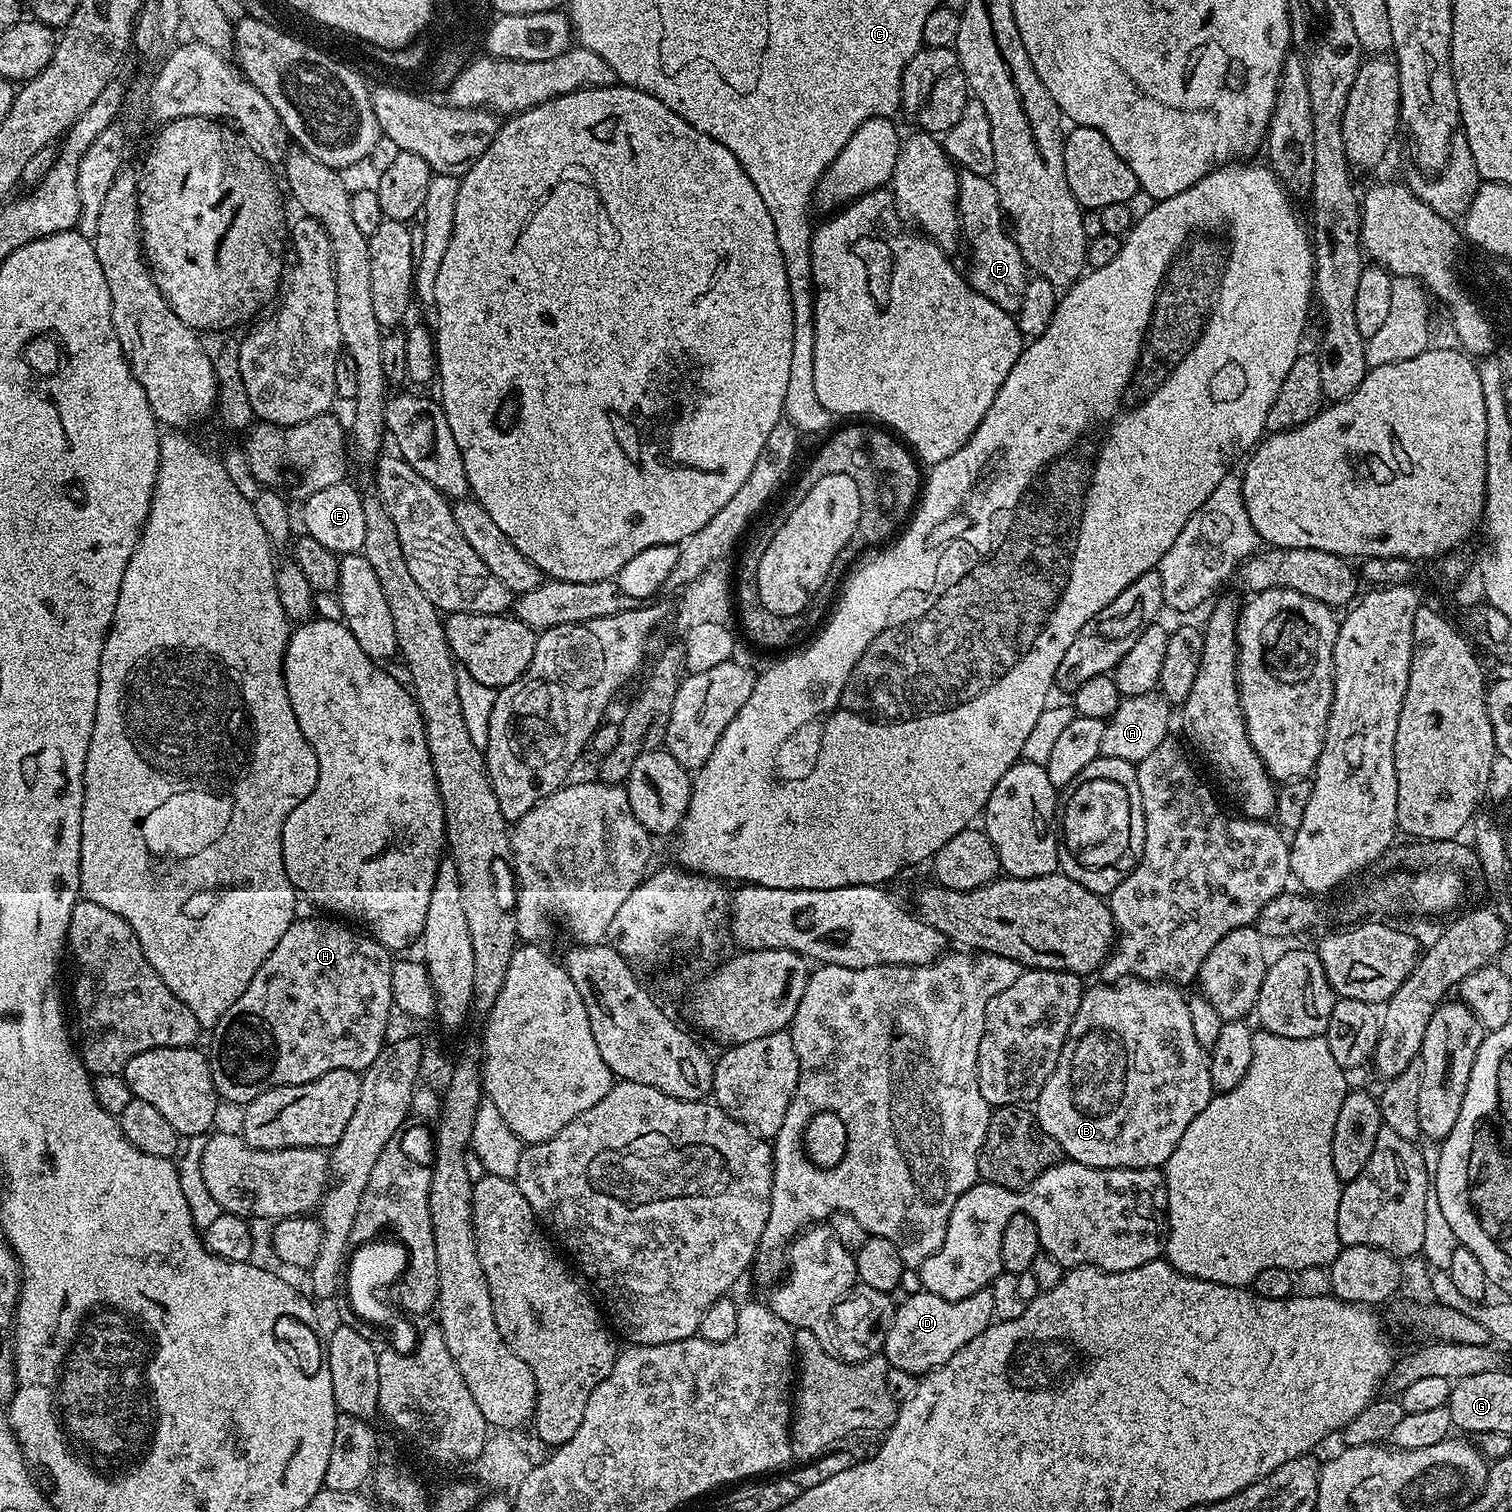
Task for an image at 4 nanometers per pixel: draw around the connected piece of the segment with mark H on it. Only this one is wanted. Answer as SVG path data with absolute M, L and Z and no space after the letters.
M320 915L321 917L303 916L293 920L286 930L286 934L282 934L282 938L278 938L278 946L274 946L274 950L270 950L270 958L266 958L266 962L262 962L262 966L258 966L258 974L254 974L254 978L250 978L250 986L246 986L242 998L238 998L238 1002L234 1002L234 1006L230 1006L230 1010L226 1010L226 1014L222 1014L222 1018L218 1018L216 1025L210 1029L212 1077L217 1097L221 1101L229 1100L232 1104L246 1106L251 1100L258 1098L258 1094L262 1094L266 1090L278 1086L305 1084L314 1078L322 1078L322 1074L326 1074L330 1070L350 1070L364 1073L370 1064L378 1058L379 1052L385 1048L386 1041L389 1039L388 1019L391 1018L392 1012L394 1013L392 999L393 953L389 949L383 948L371 934L365 934L363 931L355 932L354 929L347 928L347 926L352 927L347 923L325 918L323 915Z

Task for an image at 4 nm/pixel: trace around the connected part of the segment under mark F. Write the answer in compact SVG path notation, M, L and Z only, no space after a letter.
M961 171L959 177L956 209L960 212L963 243L964 240L968 243L968 285L978 290L982 298L990 298L994 306L1002 306L1002 310L1013 314L1019 313L1030 279L1030 269L1022 258L1022 250L1016 245L1015 239L1006 227L1006 217L1000 209L998 190L992 185L989 177L966 171Z

